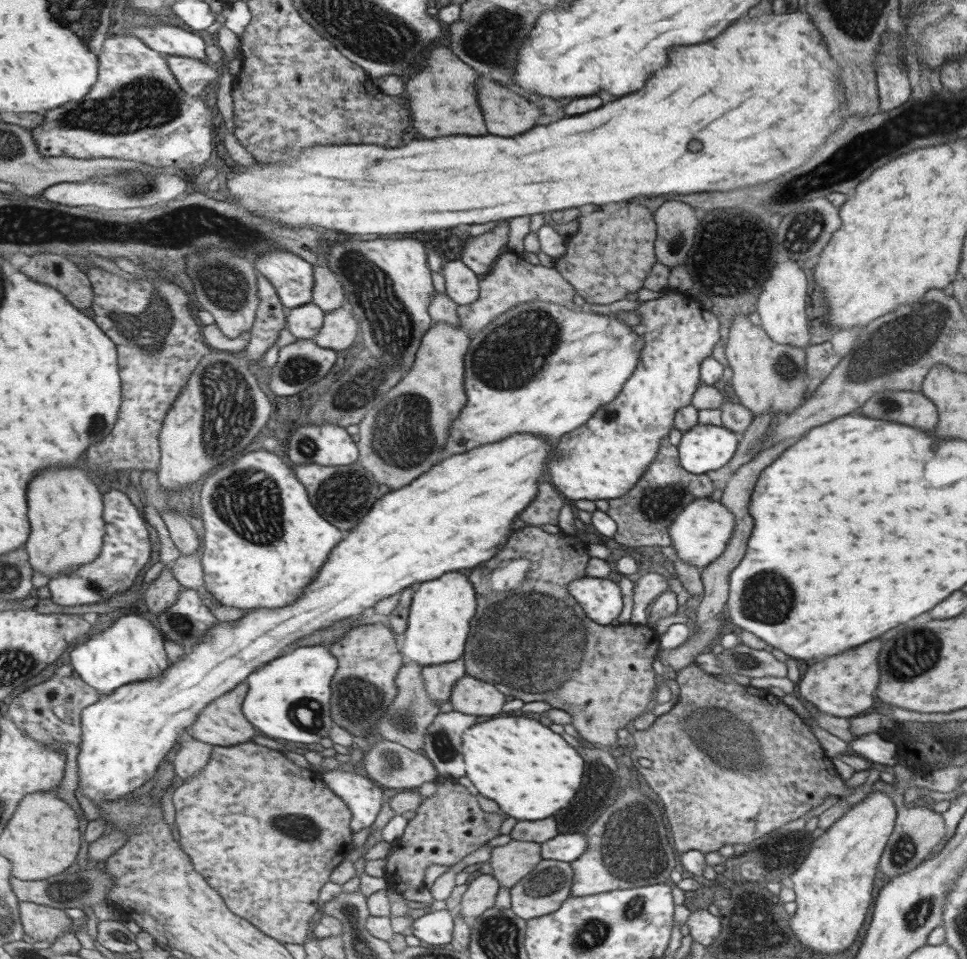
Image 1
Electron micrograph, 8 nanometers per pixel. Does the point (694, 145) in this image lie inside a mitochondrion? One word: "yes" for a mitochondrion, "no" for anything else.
yes

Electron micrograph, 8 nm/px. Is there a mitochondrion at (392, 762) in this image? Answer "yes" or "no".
yes

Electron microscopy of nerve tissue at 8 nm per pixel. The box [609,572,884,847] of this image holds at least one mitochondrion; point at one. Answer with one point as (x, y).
(729, 744)

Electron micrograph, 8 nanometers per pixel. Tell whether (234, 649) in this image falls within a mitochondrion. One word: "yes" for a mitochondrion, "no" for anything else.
no

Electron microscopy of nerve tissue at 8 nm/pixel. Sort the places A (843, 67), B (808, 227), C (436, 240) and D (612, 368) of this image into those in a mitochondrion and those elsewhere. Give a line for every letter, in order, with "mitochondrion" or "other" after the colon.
A: other
B: mitochondrion
C: other
D: other

